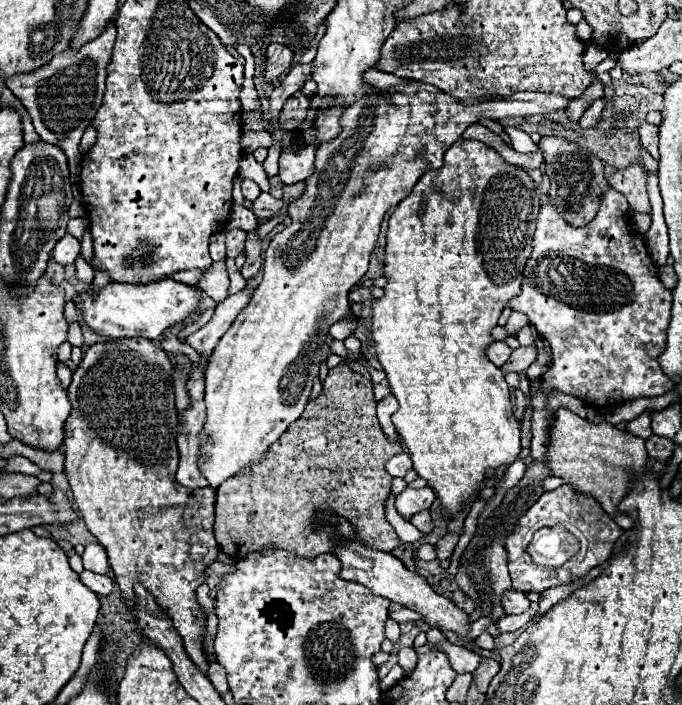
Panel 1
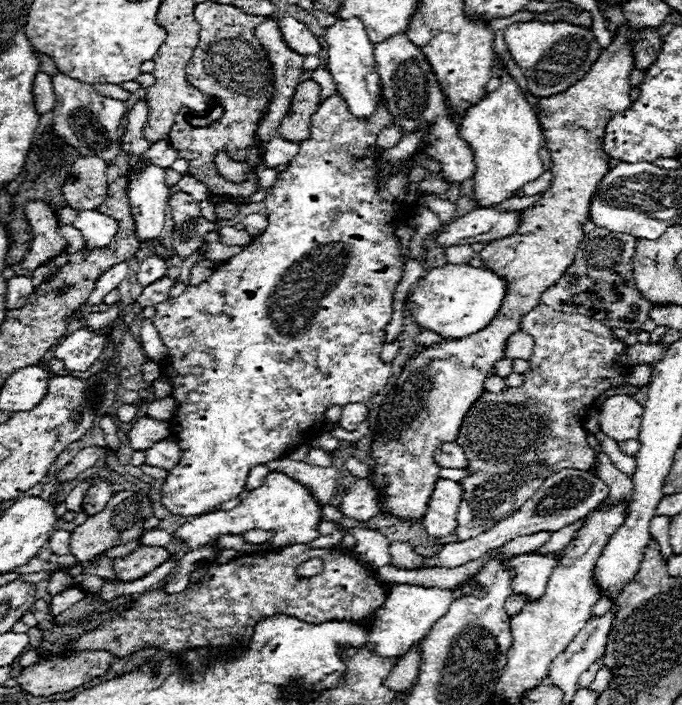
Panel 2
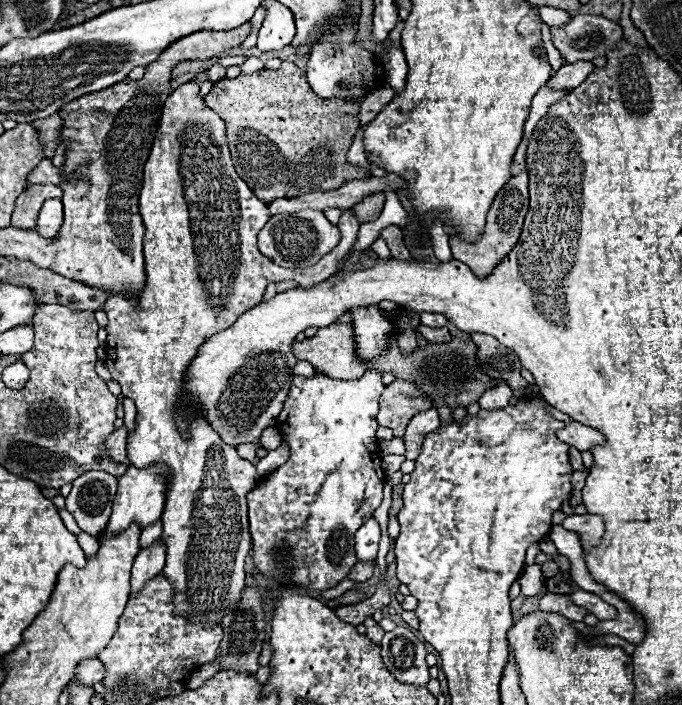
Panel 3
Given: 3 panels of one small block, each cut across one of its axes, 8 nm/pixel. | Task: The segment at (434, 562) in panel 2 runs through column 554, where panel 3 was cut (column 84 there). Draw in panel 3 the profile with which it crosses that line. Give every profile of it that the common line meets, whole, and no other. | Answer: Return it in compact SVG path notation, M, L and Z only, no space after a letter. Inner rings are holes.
M84 472L72 482L72 492L66 496L66 510L90 536L100 536L106 530L116 486L116 478L106 472Z

